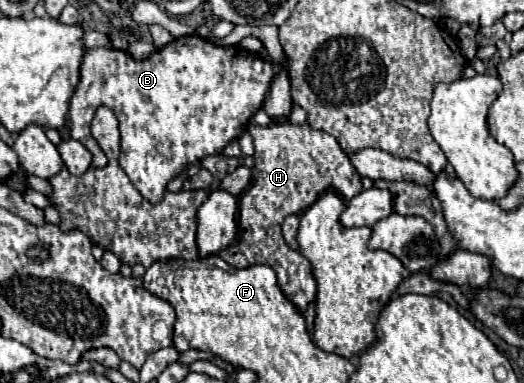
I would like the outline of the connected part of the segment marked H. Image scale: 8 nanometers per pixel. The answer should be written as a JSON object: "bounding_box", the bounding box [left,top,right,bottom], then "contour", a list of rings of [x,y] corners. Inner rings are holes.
{"bounding_box":[220,122,362,314],"contour":[[[274,122],[274,126],[248,126],[248,134],[256,148],[252,184],[240,196],[240,228],[236,244],[220,252],[220,258],[234,268],[268,264],[276,272],[284,296],[304,314],[306,306],[314,302],[316,284],[308,260],[284,242],[280,224],[286,216],[308,210],[326,192],[336,192],[350,200],[362,190],[362,182],[340,144],[330,134],[310,128],[310,124]]]}

